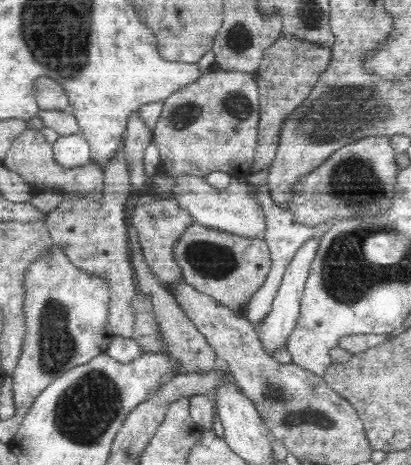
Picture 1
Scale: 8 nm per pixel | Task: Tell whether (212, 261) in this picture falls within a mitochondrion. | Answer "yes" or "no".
yes

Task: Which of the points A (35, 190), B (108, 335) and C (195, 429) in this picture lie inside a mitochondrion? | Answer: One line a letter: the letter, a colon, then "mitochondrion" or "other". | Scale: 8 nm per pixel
A: other
B: other
C: other

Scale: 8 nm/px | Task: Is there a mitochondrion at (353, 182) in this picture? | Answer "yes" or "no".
yes

